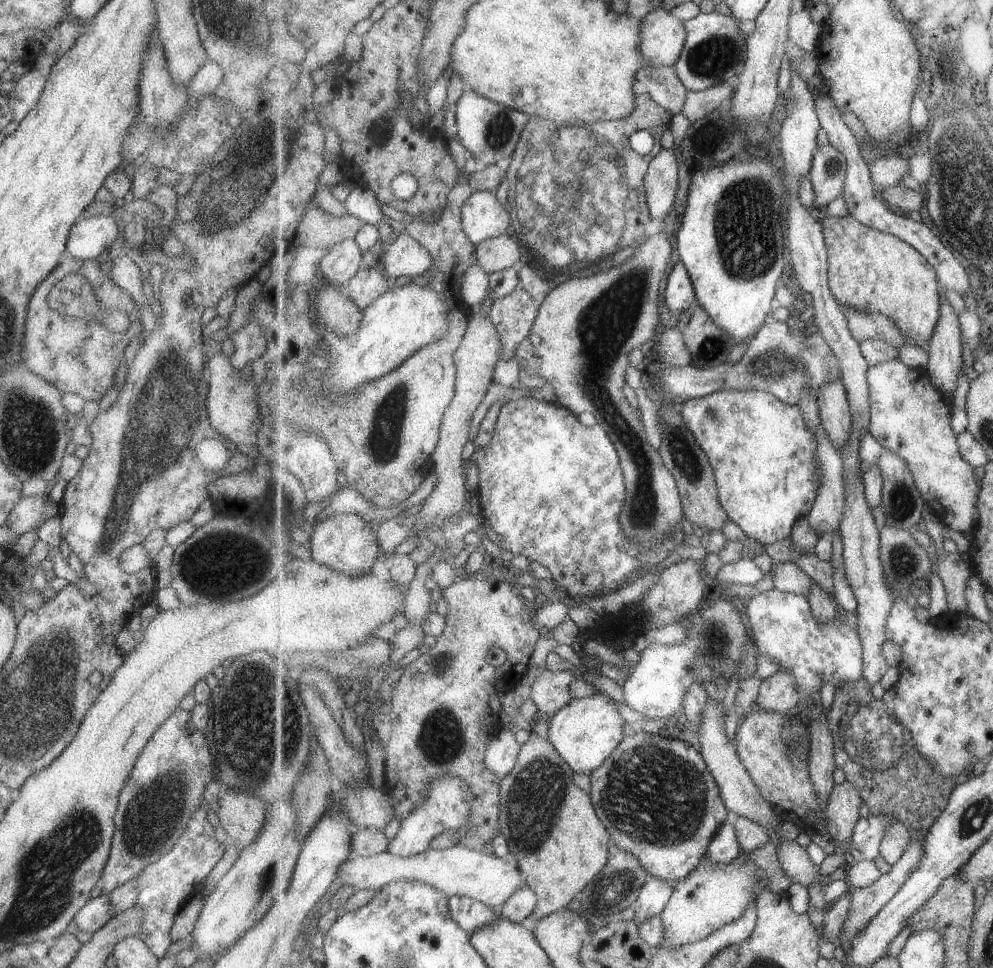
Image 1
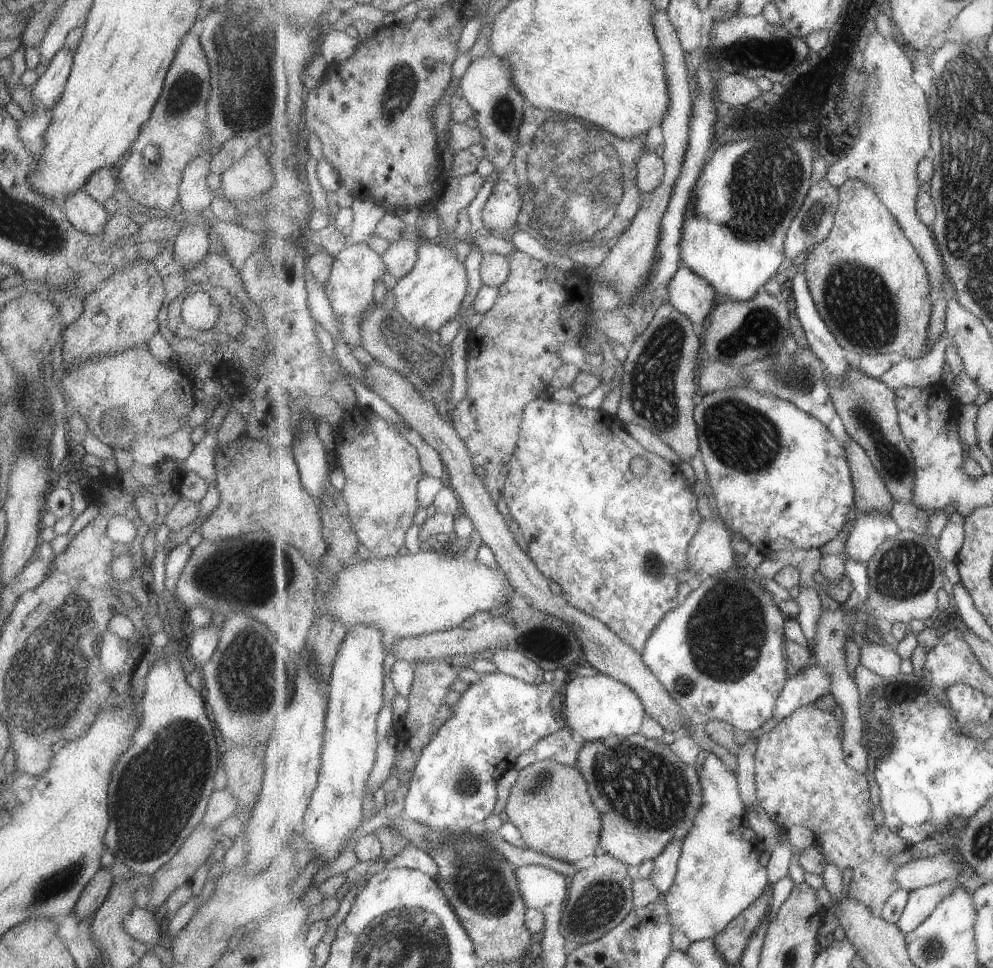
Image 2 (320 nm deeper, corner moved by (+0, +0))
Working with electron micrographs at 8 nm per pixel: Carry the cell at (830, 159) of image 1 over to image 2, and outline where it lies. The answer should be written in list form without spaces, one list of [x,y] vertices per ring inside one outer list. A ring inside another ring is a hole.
[[[825,178],[820,183],[816,183],[809,191],[804,200],[801,210],[791,223],[790,230],[786,240],[786,256],[787,258],[797,258],[799,254],[803,257],[812,250],[812,248],[820,242],[823,242],[831,232],[835,224],[836,214],[840,203],[839,189],[835,188]]]

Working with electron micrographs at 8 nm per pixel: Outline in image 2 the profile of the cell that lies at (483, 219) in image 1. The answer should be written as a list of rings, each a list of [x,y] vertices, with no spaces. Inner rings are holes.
[[[498,181],[482,211],[483,224],[487,233],[508,234],[517,228],[517,216],[523,206],[519,188],[507,181]]]

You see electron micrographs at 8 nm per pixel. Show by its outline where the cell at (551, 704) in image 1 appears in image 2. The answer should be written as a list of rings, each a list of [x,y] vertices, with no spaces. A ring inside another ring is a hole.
[[[515,648],[499,649],[491,661],[497,666],[497,670],[505,674],[516,676],[530,683],[543,682],[545,672],[541,665]]]

